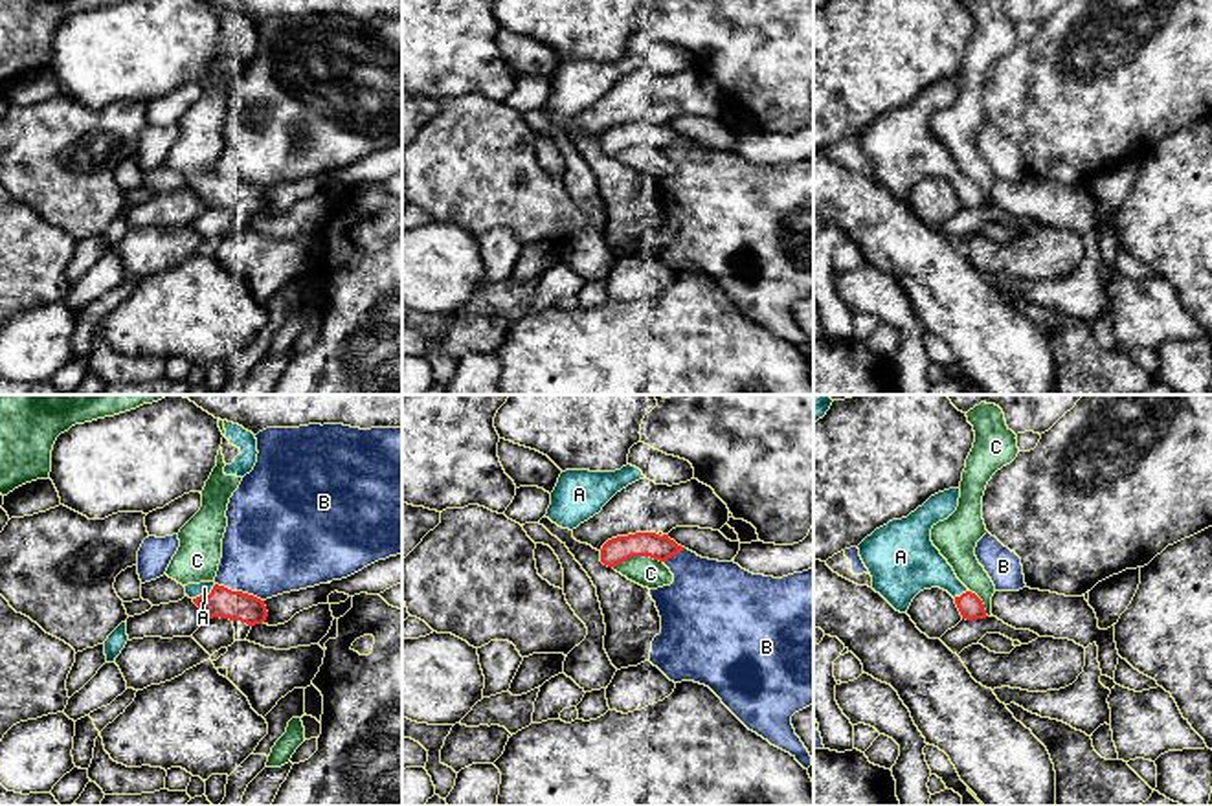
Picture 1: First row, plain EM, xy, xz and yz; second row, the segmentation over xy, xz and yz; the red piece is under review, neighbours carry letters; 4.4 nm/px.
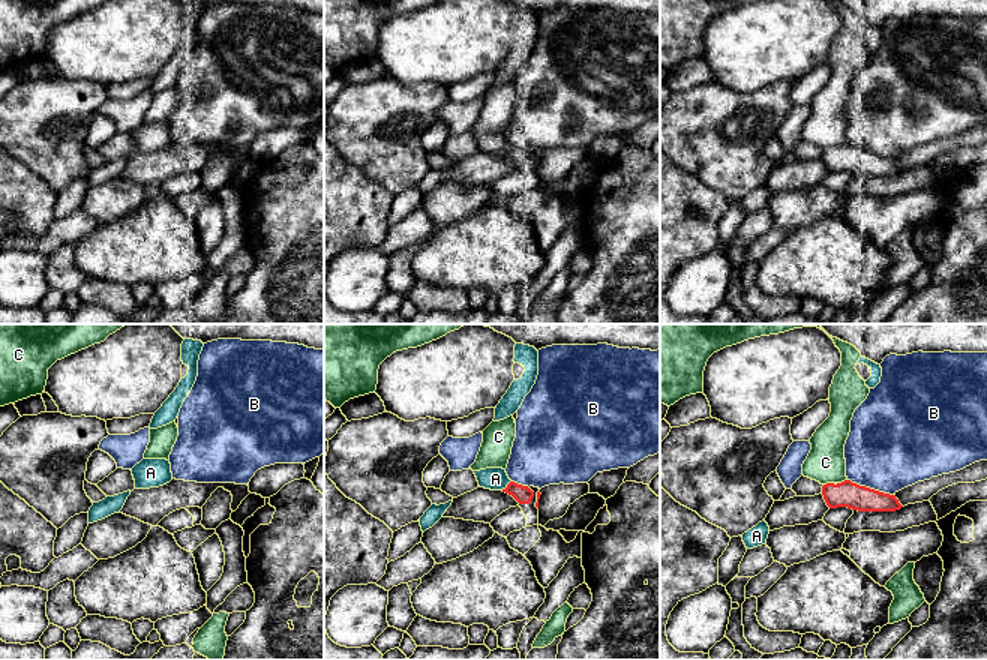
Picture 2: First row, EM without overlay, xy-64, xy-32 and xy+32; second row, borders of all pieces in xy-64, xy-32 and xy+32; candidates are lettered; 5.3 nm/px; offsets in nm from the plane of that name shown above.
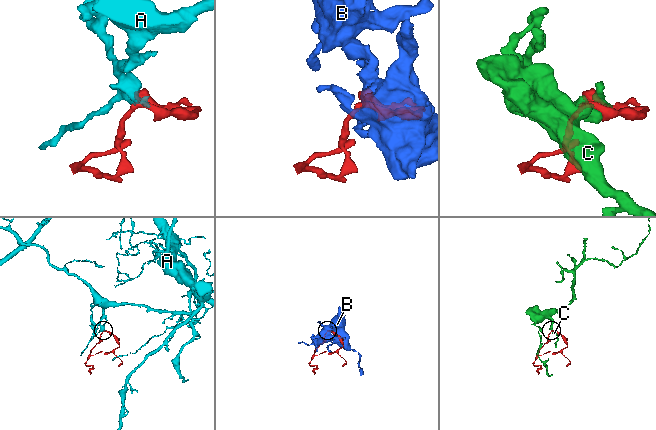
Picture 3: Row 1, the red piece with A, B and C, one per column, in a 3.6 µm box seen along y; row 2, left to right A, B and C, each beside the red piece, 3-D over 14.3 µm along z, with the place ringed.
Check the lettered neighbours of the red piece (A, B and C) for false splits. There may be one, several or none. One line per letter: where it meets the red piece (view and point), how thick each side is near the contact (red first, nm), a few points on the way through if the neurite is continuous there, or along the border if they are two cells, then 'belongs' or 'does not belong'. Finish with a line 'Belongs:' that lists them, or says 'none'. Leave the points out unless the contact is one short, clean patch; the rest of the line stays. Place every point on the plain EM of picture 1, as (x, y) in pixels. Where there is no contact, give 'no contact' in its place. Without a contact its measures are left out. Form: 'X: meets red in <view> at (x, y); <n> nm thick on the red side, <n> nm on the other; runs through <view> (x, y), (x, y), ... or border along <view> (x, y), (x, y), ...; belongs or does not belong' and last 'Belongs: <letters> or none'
A: meets red in xy at (204, 184); 130 nm thick on the red side, 60 nm on the other; belongs
B: meets red in xy at (239, 180); 130 nm thick on the red side, 420 nm on the other; does not belong
C: meets red in xz at (638, 144); 110 nm thick on the red side, 130 nm on the other; does not belong
Belongs: A

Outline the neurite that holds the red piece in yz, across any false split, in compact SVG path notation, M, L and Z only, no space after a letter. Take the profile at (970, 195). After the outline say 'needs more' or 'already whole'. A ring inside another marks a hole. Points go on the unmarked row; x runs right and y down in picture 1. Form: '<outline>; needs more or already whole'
M960 77L938 81L907 106L889 110L858 134L872 178L896 200L907 202L920 180L940 176L955 187L962 207L988 206L982 189L957 167L931 130L931 118L957 99L959 86Z; needs more

